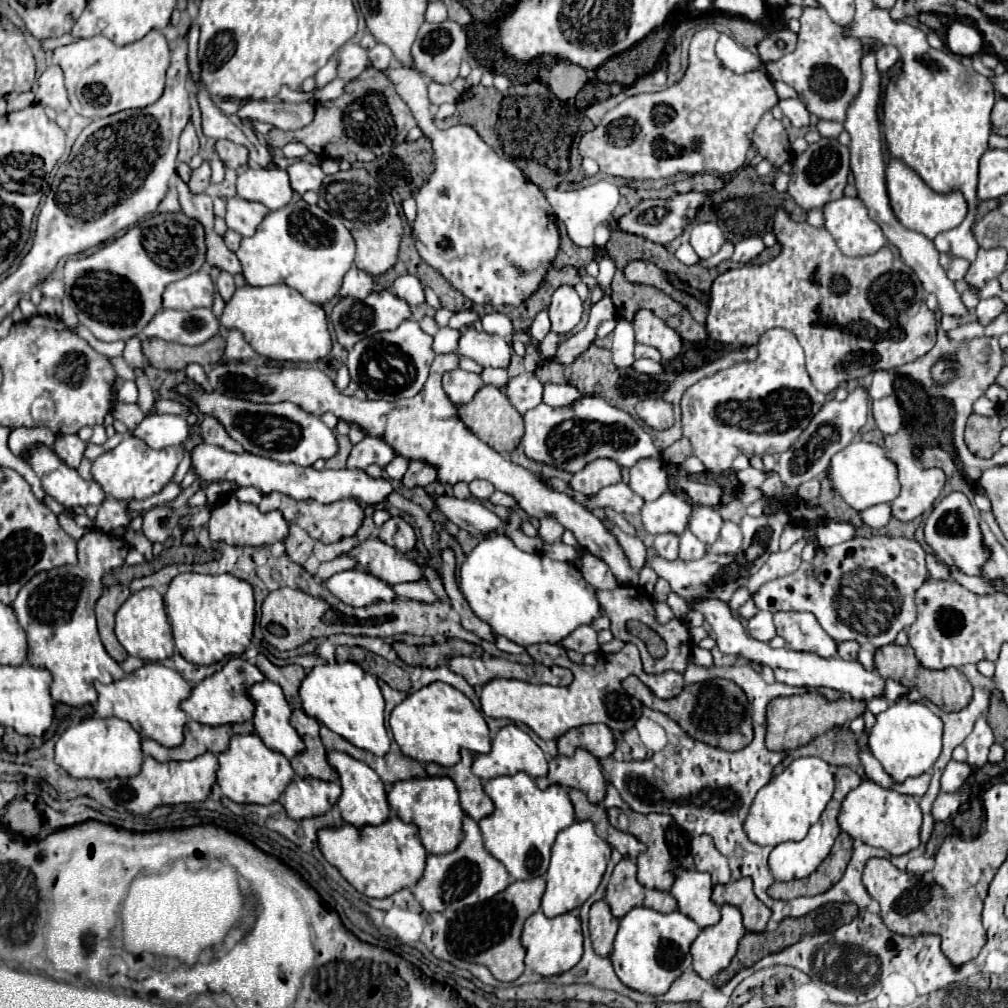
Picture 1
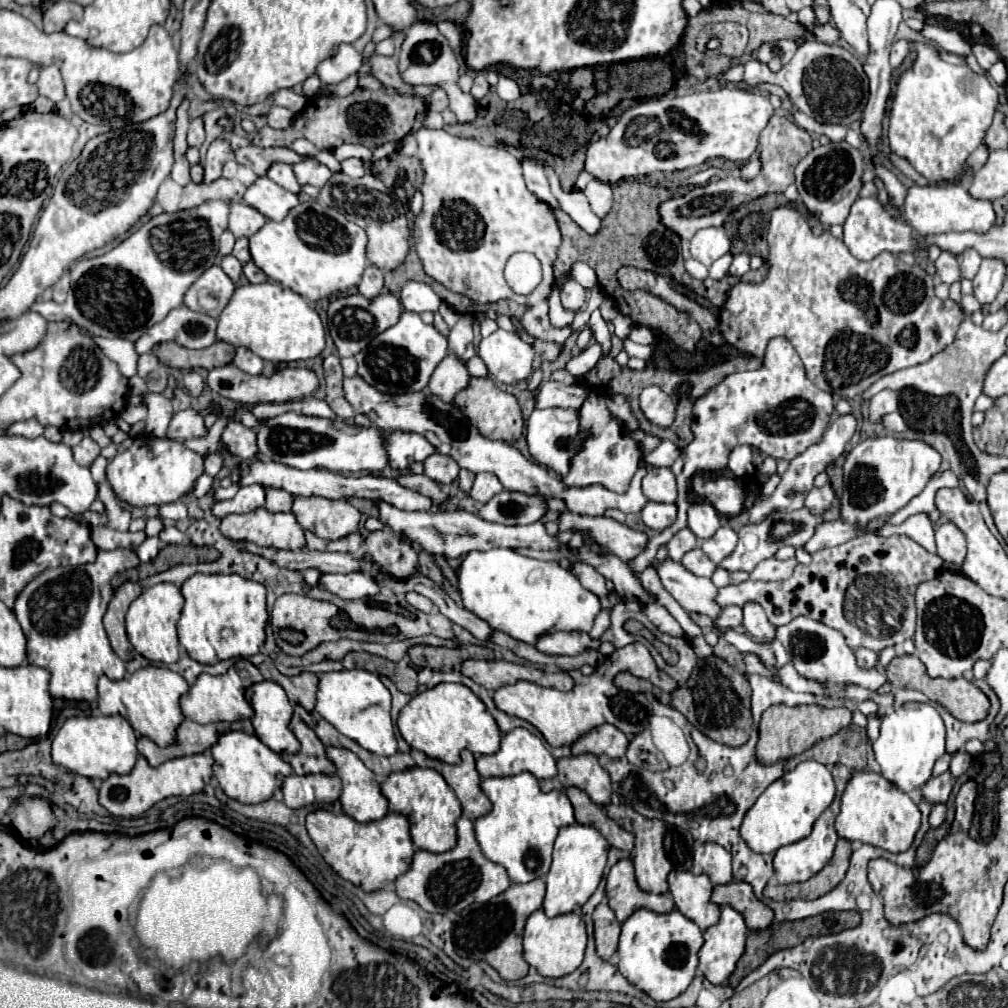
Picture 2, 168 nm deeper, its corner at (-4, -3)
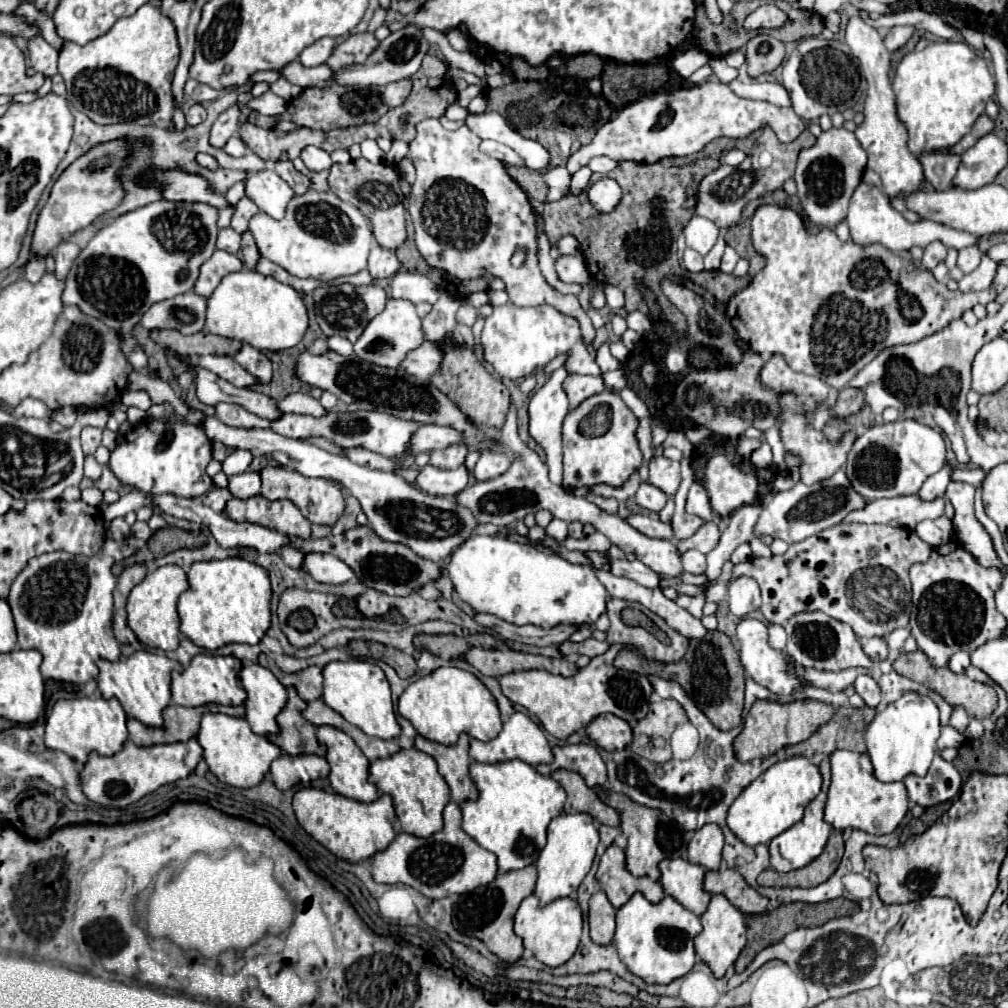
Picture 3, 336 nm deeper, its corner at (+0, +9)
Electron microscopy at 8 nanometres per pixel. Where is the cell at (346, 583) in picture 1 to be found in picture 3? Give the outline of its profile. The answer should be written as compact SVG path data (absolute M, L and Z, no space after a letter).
M307 554L303 568L317 580L325 584L343 584L355 578L355 572L345 564L339 562L333 554Z

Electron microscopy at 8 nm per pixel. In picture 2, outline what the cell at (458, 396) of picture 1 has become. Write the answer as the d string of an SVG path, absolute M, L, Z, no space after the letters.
M445 356L435 372L431 374L431 380L429 380L429 390L431 394L439 396L443 402L451 402L451 398L463 390L463 386L467 386L469 382L469 372L465 368L465 364L455 358L455 356Z

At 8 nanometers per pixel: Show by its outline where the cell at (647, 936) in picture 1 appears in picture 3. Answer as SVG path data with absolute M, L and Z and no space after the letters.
M633 894L631 900L617 910L613 944L621 962L647 984L671 984L693 968L693 938L701 932L701 928L699 918L683 908L675 898L665 896L659 904L651 904L643 898L643 894Z

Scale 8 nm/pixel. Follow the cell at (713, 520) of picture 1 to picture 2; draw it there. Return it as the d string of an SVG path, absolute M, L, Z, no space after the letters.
M709 502L689 506L689 528L699 540L711 538L719 526L721 526L721 518Z

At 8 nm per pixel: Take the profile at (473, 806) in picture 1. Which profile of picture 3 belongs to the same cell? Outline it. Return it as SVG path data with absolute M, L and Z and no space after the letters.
M461 734L457 744L453 746L443 746L443 744L439 746L437 742L417 736L415 748L435 758L439 766L439 774L445 778L445 782L451 788L453 802L463 804L465 800L479 798L479 792L469 776L471 758L469 758L469 736L467 734Z

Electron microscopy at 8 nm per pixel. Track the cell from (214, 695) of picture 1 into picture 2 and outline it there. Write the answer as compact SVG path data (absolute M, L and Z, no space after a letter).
M239 660L221 676L199 674L197 682L189 688L189 692L181 696L183 716L193 720L193 722L199 722L199 724L221 722L221 720L235 722L235 720L243 720L243 718L251 718L253 710L245 698L245 690L249 686L253 686L255 682L261 682L261 680L263 680L261 672L249 660Z

